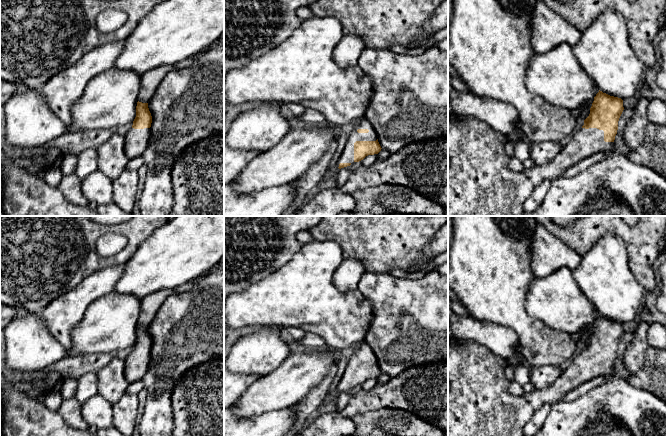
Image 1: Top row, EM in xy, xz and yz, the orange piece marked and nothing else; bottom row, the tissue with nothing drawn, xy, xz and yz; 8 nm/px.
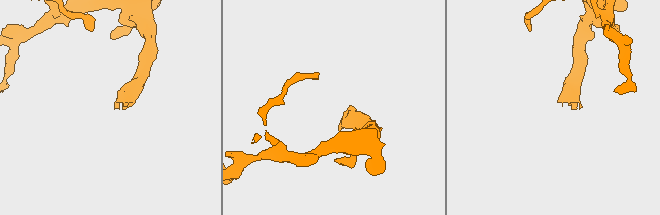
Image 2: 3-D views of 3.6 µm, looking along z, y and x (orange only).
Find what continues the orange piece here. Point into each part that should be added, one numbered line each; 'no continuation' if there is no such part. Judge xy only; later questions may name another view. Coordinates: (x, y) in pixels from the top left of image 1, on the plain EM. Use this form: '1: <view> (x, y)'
1: xy (136, 364)

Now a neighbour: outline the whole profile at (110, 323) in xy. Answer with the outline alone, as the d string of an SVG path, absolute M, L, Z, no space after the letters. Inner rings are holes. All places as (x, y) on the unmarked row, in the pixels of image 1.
M112 291L88 307L83 320L72 331L72 344L67 354L116 353L136 341L136 330L141 313L141 300L128 294Z

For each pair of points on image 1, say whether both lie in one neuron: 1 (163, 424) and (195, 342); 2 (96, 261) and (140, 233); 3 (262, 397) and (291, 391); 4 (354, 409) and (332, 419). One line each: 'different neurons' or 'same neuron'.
1: same neuron
2: same neuron
3: same neuron
4: different neurons

